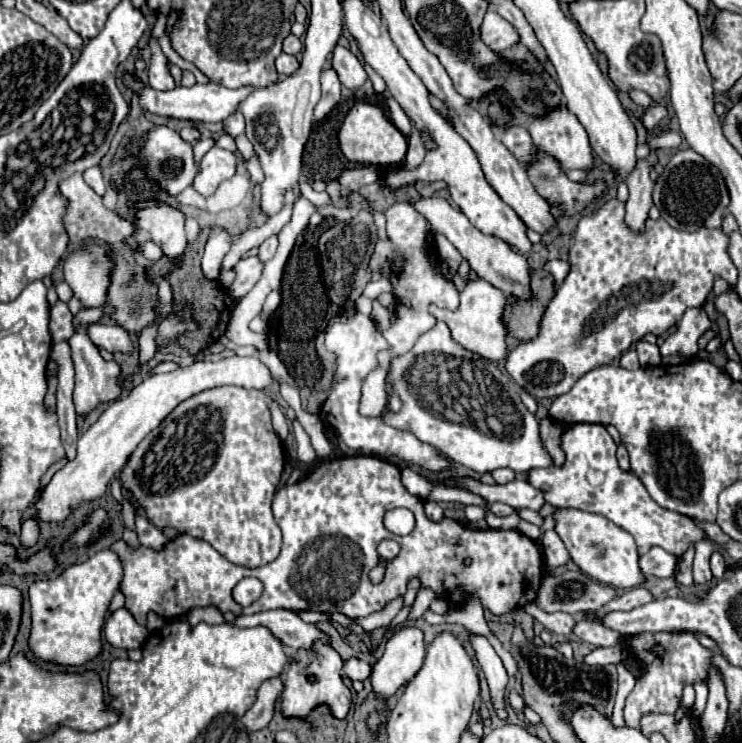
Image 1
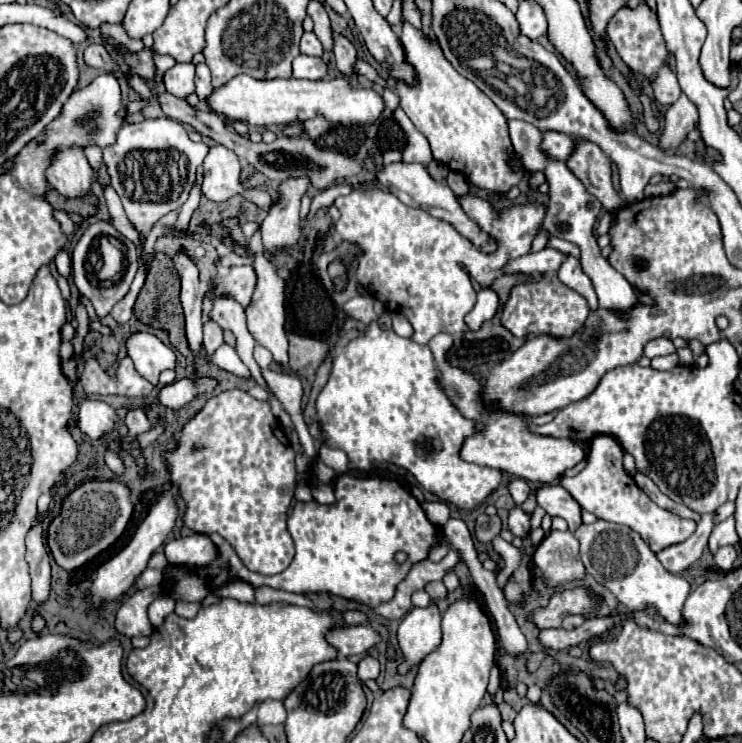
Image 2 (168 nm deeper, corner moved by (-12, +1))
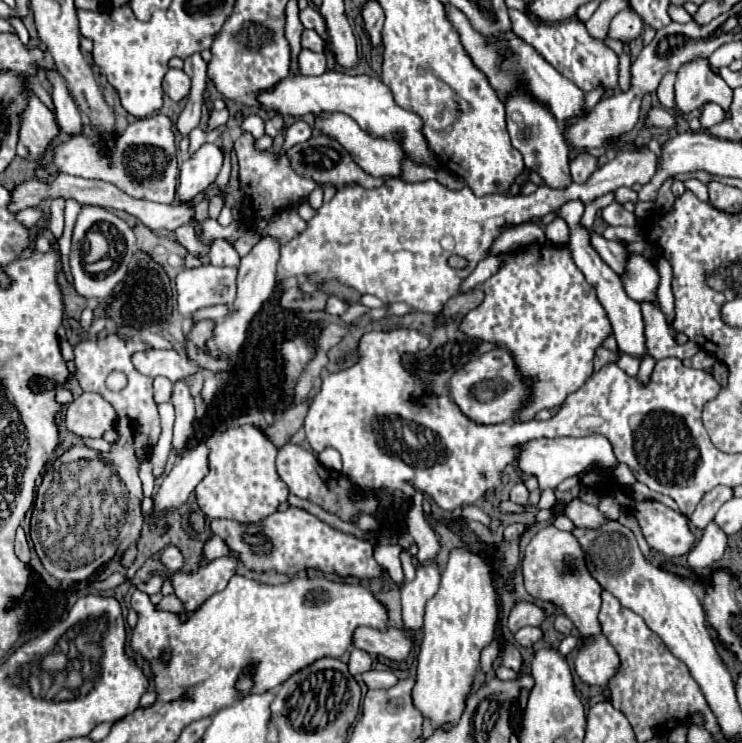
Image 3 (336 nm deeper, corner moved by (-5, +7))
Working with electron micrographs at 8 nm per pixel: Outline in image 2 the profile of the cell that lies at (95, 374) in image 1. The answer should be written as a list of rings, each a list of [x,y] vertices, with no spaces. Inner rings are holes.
[[[98,221],[98,223],[90,225],[90,227],[84,231],[84,235],[80,237],[80,241],[76,243],[76,247],[74,247],[74,251],[72,251],[72,277],[74,277],[74,283],[76,283],[78,291],[92,301],[98,319],[106,317],[106,315],[112,311],[112,307],[126,295],[126,291],[128,291],[128,287],[130,287],[132,279],[134,279],[134,273],[136,273],[136,251],[138,251],[136,245],[134,245],[132,241],[128,241],[124,235],[120,235],[120,233],[114,229],[114,225],[112,225],[112,223],[106,223],[106,221]],[[108,235],[110,235],[110,237],[116,237],[118,241],[122,241],[122,243],[126,245],[126,263],[128,263],[128,265],[126,265],[126,271],[120,271],[114,279],[110,279],[110,281],[100,281],[96,275],[92,275],[92,273],[86,269],[86,267],[88,267],[88,255],[90,255],[92,247],[94,247],[96,237],[108,237]]]

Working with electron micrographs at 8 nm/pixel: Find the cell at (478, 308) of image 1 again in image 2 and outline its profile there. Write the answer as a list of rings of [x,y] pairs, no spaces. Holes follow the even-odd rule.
[[[480,289],[476,307],[466,315],[466,327],[470,331],[478,331],[488,319],[492,319],[498,311],[498,295],[494,289]]]

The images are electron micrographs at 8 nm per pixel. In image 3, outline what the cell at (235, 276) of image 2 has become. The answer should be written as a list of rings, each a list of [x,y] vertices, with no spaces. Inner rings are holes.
[[[201,265],[197,269],[183,269],[175,279],[179,313],[187,317],[203,307],[211,307],[211,305],[219,305],[219,303],[229,305],[229,301],[233,301],[233,297],[237,293],[235,277],[237,277],[237,269],[221,269],[215,265]]]

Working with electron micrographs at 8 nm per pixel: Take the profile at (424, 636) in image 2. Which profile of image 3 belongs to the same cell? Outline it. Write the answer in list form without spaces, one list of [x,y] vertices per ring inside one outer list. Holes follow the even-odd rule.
[[[433,561],[429,565],[417,567],[417,577],[403,585],[401,603],[403,603],[403,621],[407,629],[417,631],[423,627],[425,601],[433,597],[433,593],[437,593],[439,579],[441,579],[441,571]]]

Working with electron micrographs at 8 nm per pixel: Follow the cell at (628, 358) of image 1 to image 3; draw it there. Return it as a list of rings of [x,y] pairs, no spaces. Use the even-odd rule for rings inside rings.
[[[621,355],[619,361],[617,361],[617,365],[619,365],[627,375],[631,375],[631,377],[635,377],[637,371],[639,371],[639,361],[637,361],[635,357],[629,357],[629,355]]]

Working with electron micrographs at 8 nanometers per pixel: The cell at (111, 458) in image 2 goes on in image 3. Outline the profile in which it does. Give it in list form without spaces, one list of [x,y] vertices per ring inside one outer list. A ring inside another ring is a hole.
[[[83,393],[65,409],[65,425],[81,437],[101,437],[117,423],[115,409],[97,393]]]

